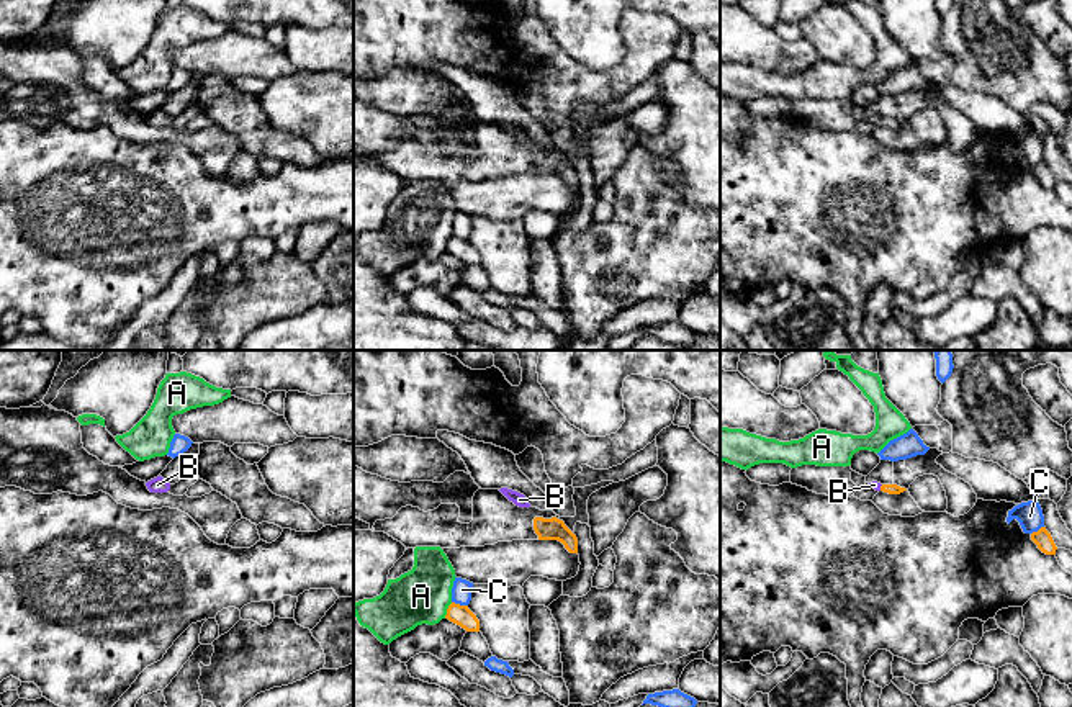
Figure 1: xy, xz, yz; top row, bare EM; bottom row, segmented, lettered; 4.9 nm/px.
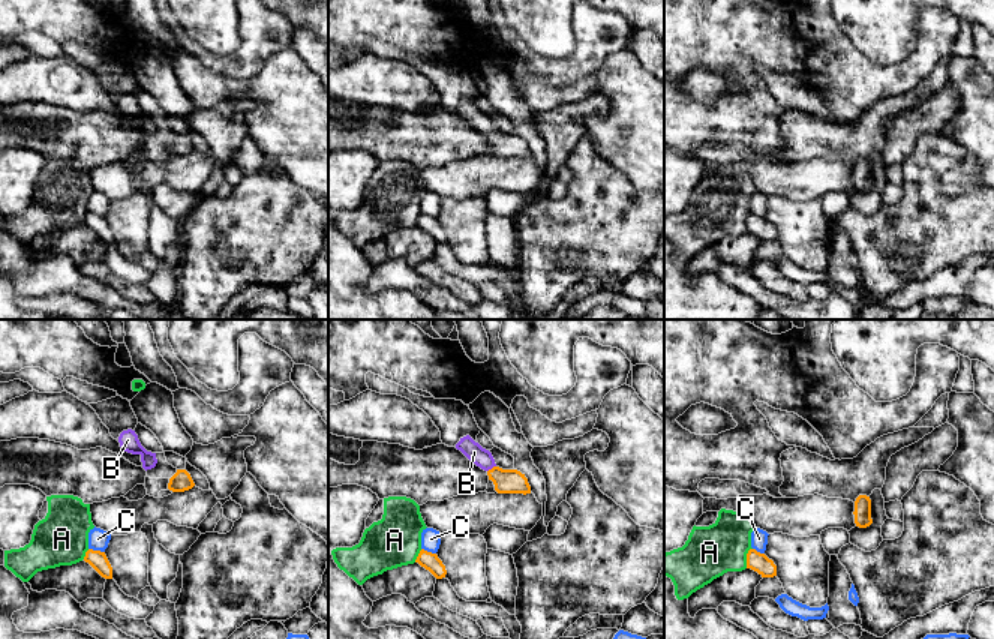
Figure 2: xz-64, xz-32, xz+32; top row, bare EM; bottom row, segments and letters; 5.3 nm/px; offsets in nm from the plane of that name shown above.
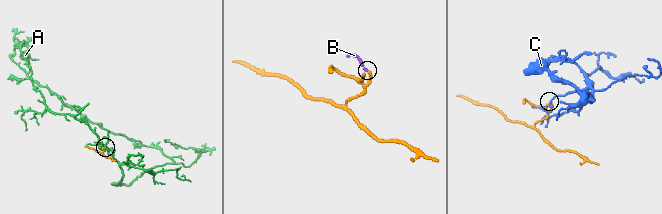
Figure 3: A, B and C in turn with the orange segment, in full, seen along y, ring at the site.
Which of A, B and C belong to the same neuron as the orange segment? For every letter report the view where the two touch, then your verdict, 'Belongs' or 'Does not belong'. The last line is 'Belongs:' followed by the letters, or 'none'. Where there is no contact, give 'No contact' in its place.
A: Touches orange in xz. Does not belong
B: Touches orange in yz. Belongs
C: Touches orange in xz. Does not belong
Belongs: B

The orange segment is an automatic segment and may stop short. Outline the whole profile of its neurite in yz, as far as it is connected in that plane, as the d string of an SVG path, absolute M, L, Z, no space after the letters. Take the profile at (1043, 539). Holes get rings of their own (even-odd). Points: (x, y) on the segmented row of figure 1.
M1041 527L1038 532L1031 534L1031 540L1038 545L1038 548L1046 555L1056 555L1056 543L1046 527Z

